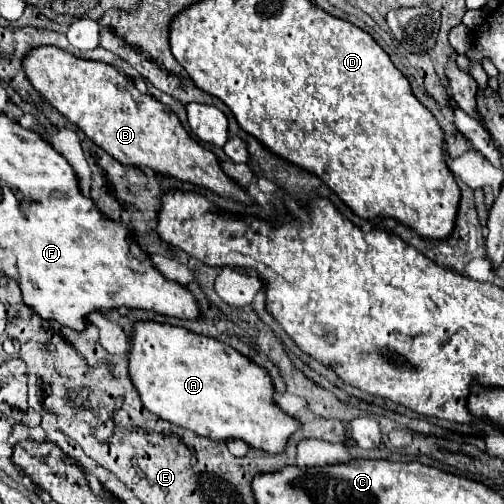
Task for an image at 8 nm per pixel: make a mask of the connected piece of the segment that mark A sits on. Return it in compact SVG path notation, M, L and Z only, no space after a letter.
M139 320L133 324L129 378L143 406L159 418L211 440L241 438L249 446L277 454L299 422L273 402L273 384L265 368L231 346L187 328Z

